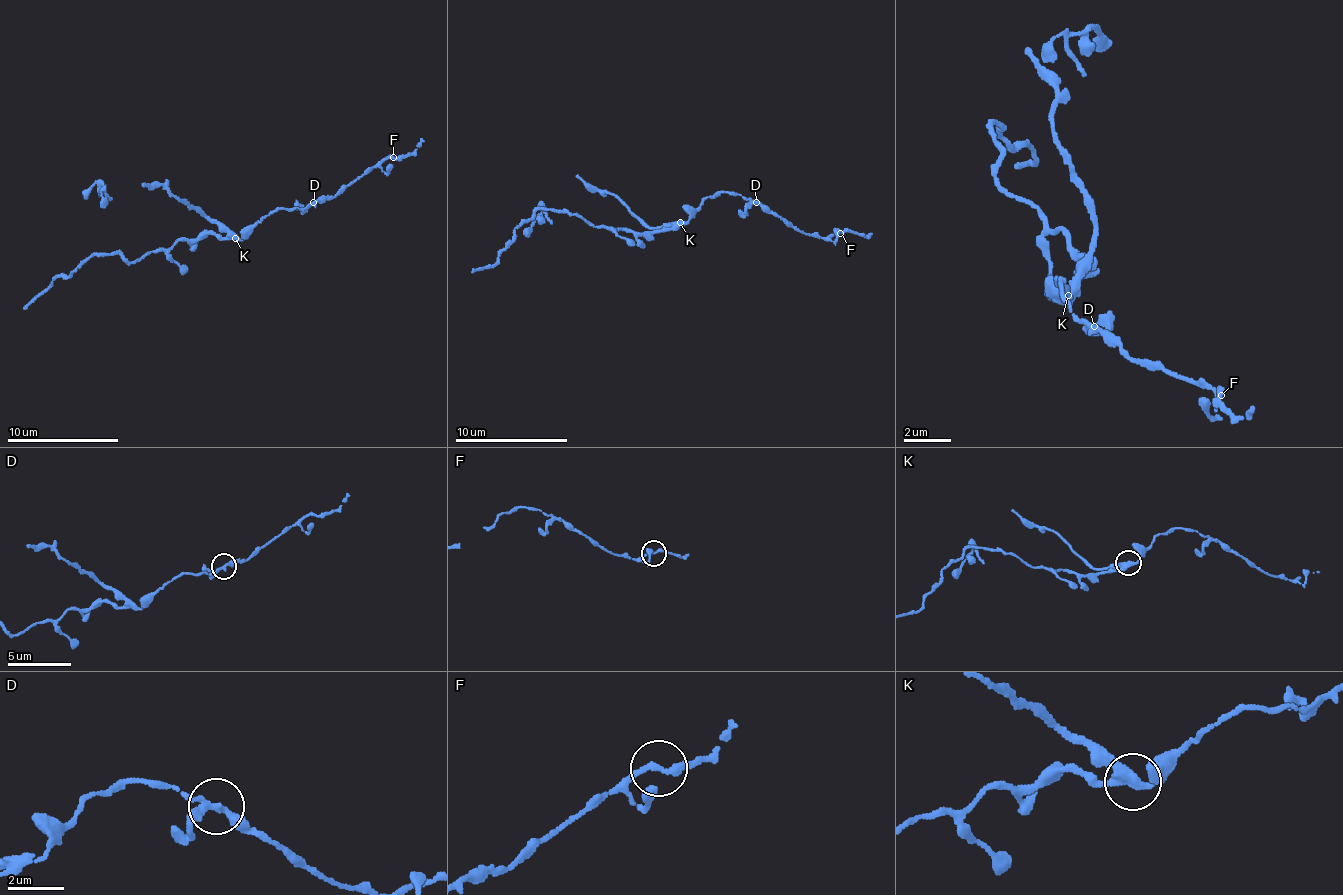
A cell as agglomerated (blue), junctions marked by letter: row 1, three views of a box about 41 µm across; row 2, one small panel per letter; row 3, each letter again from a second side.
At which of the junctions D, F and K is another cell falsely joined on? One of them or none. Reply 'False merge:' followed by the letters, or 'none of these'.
False merge: K

